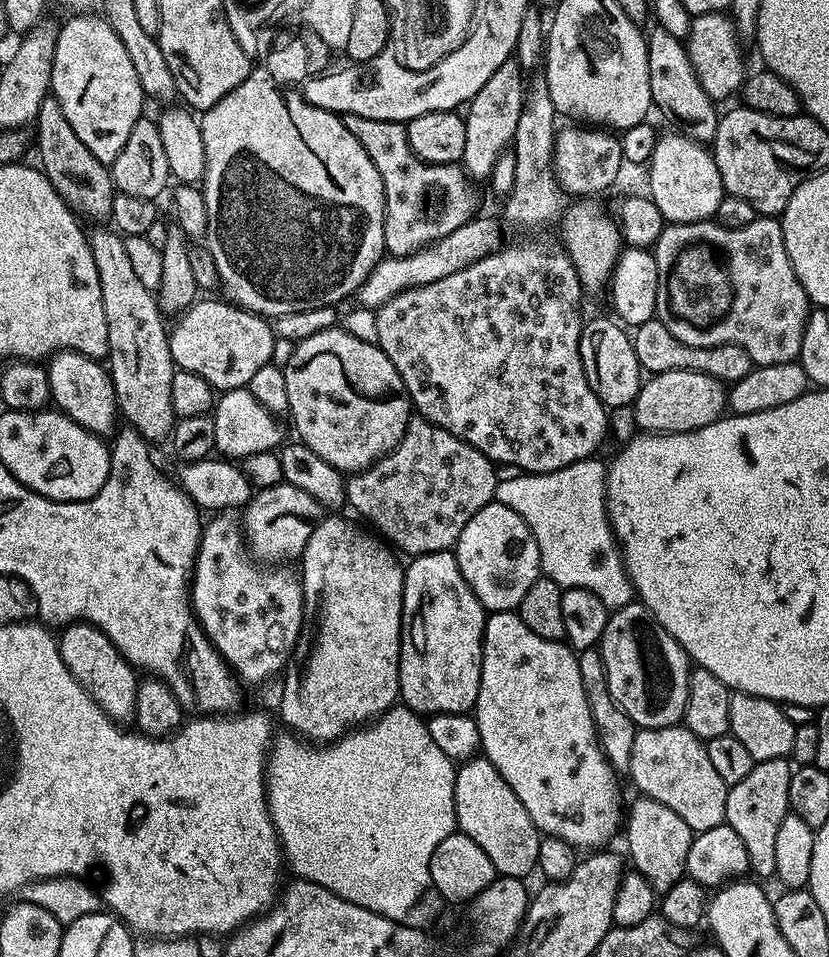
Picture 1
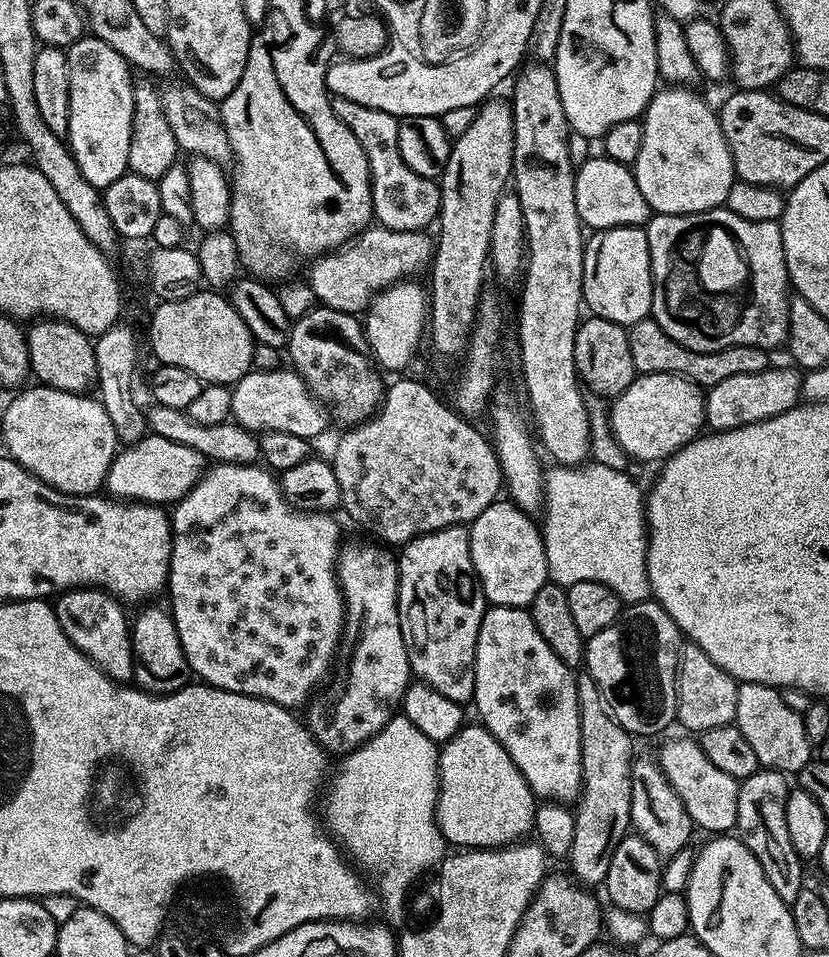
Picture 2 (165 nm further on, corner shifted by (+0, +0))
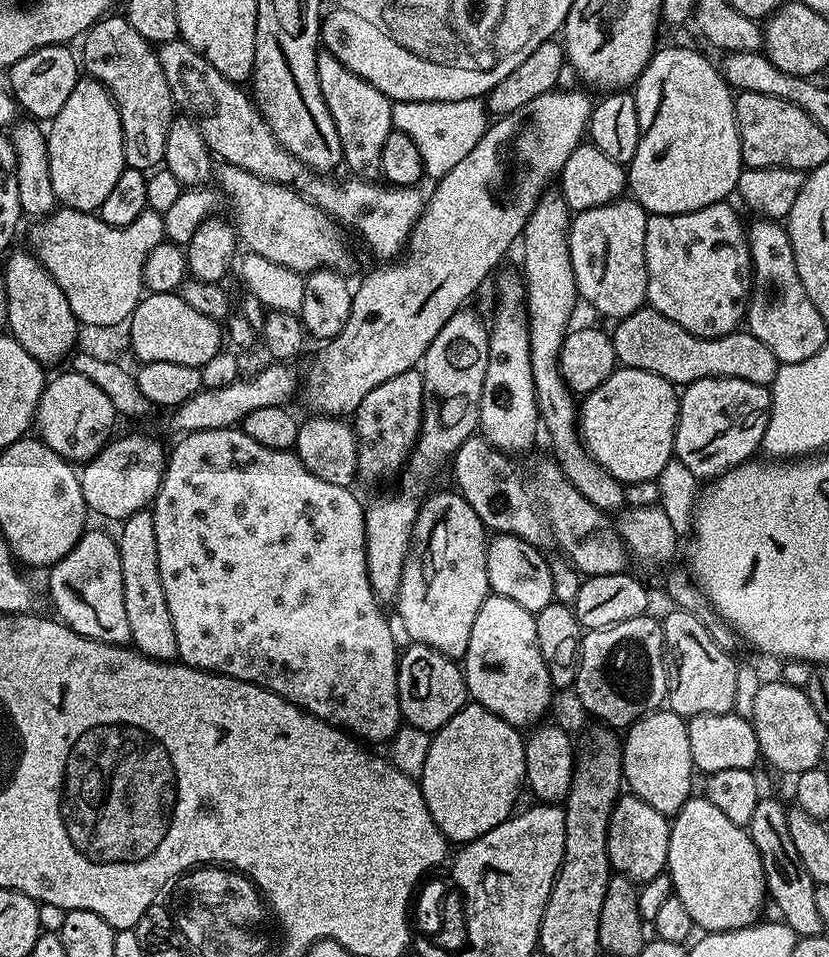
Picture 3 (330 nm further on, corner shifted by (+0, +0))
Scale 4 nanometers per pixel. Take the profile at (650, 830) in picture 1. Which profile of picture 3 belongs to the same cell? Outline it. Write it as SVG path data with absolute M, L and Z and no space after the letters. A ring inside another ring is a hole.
M657 710L629 724L622 736L622 766L624 784L631 795L654 806L658 814L674 817L694 792L687 719L667 710Z

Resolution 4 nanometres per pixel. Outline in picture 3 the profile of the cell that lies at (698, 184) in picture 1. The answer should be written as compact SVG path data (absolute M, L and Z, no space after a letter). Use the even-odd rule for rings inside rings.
M664 48L653 52L650 62L644 68L644 73L634 85L636 109L638 110L638 126L640 127L640 141L638 150L634 150L634 158L626 165L626 188L631 199L637 200L644 211L654 216L677 216L687 212L697 212L711 204L719 204L729 199L736 191L736 183L744 168L744 159L740 149L740 127L736 121L736 101L733 89L729 88L715 63L711 64L700 52L692 48Z

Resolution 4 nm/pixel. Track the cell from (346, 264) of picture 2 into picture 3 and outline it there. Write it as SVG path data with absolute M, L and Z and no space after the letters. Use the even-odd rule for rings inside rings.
M225 163L217 167L214 178L232 204L237 235L251 253L301 274L315 272L317 268L339 269L347 258L348 248L336 221L315 204L309 204L307 197L293 187L258 178L241 167Z

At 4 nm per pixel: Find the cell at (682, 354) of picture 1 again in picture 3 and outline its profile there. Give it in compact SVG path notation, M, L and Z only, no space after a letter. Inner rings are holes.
M650 306L639 308L613 328L616 329L611 329L610 335L614 354L623 367L658 374L677 386L687 386L702 378L742 378L742 382L770 386L781 366L770 346L758 342L753 332L737 330L718 338L702 338L682 330L678 322L670 322L666 314L658 314Z

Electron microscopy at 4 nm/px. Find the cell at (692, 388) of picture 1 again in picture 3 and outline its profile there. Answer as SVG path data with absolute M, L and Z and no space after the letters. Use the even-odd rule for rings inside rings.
M620 366L583 400L578 423L588 455L624 486L655 481L674 456L680 409L677 385L658 374Z

